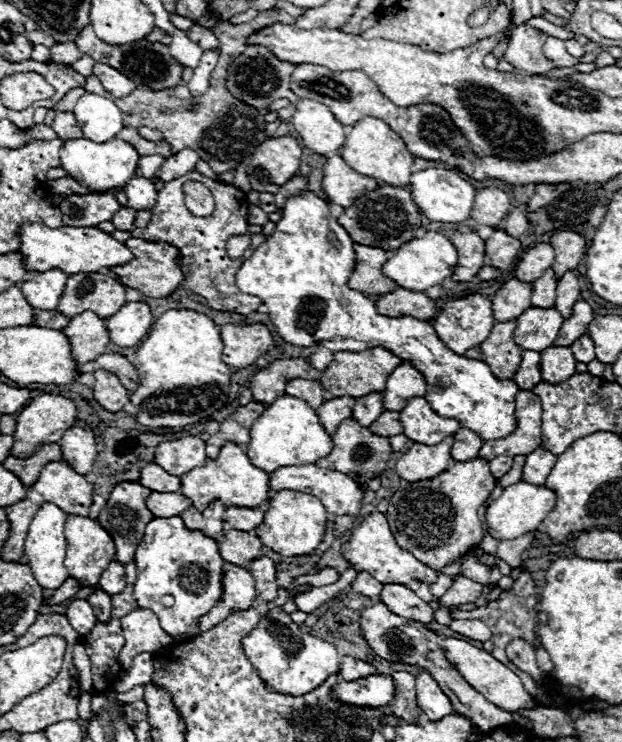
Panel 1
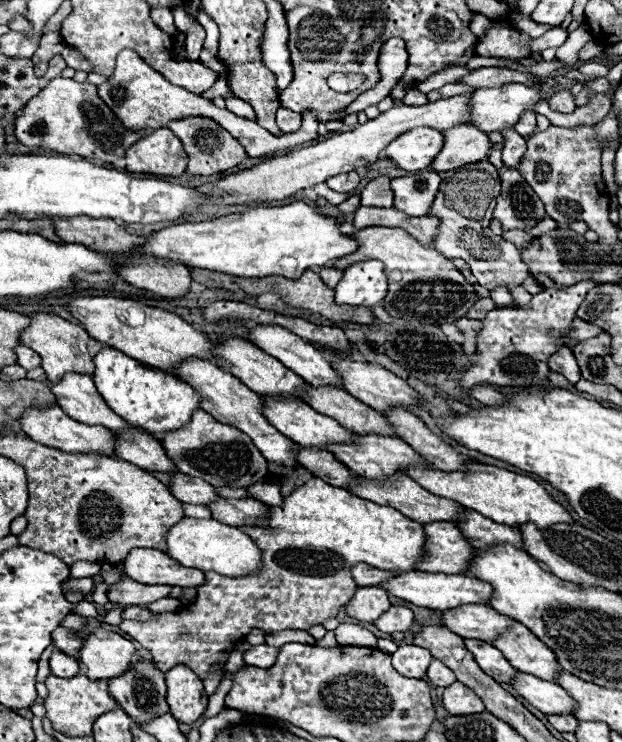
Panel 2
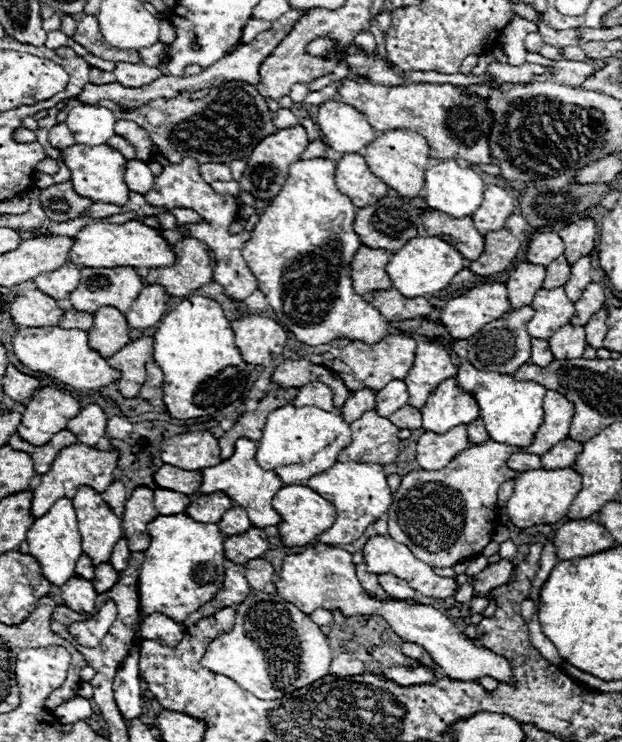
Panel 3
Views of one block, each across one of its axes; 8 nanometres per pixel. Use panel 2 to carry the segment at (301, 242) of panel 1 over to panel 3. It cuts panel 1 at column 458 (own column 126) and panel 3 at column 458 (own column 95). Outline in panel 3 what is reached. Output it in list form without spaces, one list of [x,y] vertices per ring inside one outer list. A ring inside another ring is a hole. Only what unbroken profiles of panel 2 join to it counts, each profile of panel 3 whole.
[[[452,354],[452,360],[460,364],[460,370],[456,374],[456,380],[462,388],[472,390],[474,398],[480,406],[480,416],[486,424],[486,430],[492,440],[504,442],[504,444],[516,444],[520,448],[526,448],[532,444],[532,438],[536,436],[538,428],[544,422],[544,396],[546,388],[536,382],[518,382],[510,374],[498,374],[498,372],[480,372],[470,362],[460,360],[456,354]]]

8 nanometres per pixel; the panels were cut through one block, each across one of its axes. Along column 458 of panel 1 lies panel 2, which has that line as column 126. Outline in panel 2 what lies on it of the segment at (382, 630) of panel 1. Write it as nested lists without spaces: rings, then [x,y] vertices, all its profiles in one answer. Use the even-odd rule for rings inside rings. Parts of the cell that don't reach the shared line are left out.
[[[138,660],[128,674],[110,680],[110,692],[122,710],[136,722],[148,724],[156,714],[166,714],[166,684],[164,672],[154,662]]]

